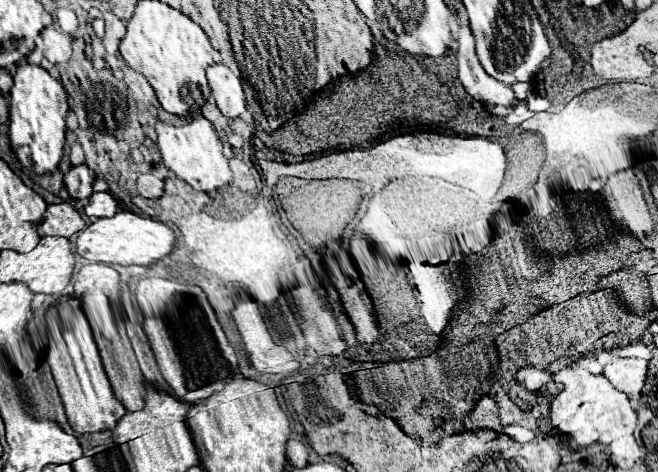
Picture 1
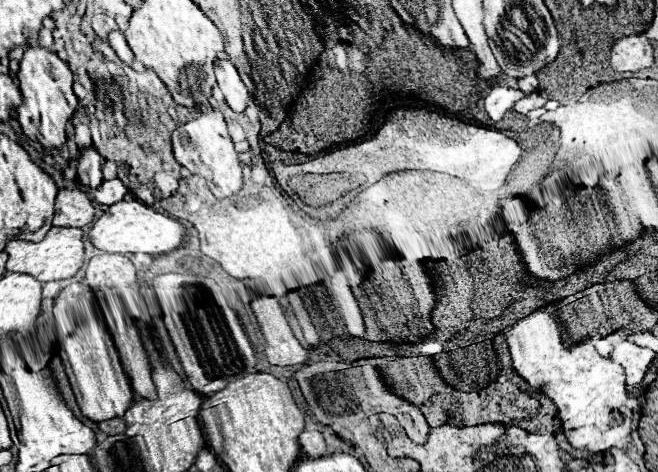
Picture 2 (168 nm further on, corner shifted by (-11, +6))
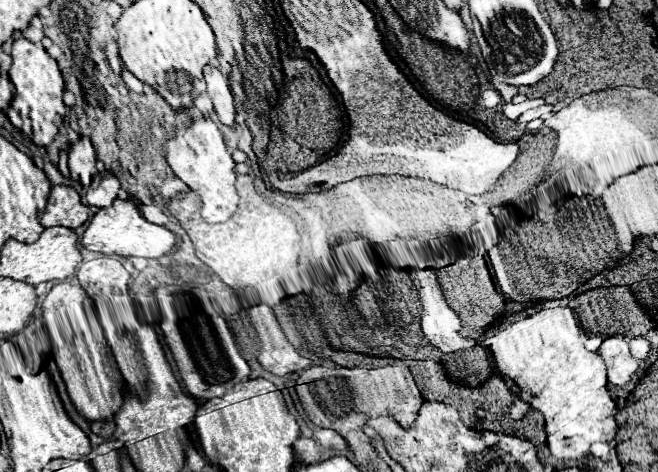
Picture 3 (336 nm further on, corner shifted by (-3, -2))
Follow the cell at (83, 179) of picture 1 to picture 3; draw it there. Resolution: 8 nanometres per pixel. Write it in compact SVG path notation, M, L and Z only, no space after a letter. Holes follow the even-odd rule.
M80 138L76 144L70 146L68 168L70 168L70 178L88 188L92 176L96 174L96 152L88 138Z

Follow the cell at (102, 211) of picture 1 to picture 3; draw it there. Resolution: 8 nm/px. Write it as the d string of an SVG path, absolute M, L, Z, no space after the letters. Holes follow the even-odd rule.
M104 172L104 174L94 176L92 186L86 194L86 200L90 206L106 208L106 206L112 206L112 202L118 198L118 190L120 190L118 178L110 172Z

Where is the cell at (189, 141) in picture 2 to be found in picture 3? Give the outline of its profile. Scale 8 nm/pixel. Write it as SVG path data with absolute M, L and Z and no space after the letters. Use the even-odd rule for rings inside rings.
M210 118L194 120L190 128L166 142L166 158L174 174L202 198L202 218L210 224L226 222L238 204L238 192L234 186L236 172L234 160L226 150L218 126Z

